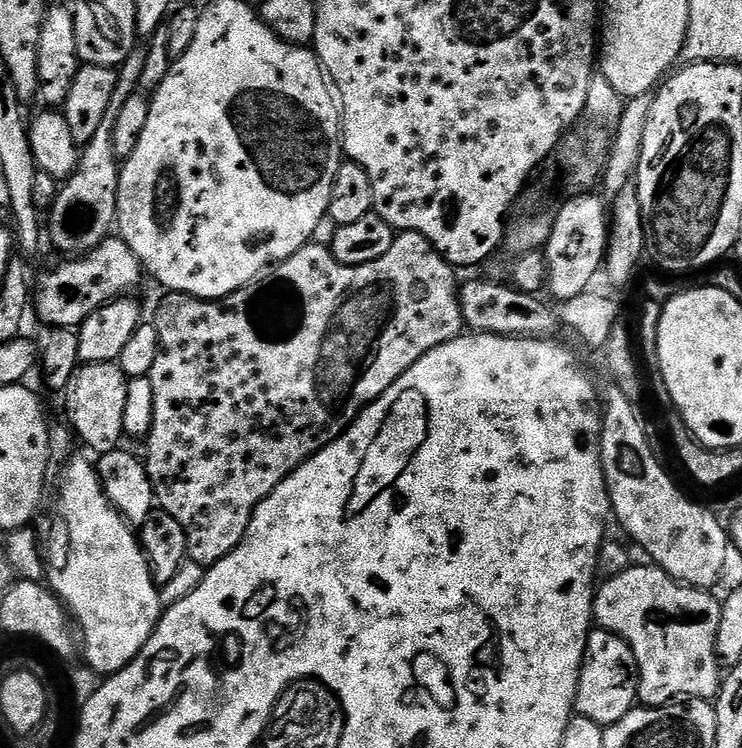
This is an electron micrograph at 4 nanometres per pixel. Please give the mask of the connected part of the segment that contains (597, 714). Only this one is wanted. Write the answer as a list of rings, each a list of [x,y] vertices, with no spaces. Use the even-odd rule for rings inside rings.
[[[601,627],[589,632],[578,678],[575,715],[590,718],[590,722],[598,722],[603,729],[609,728],[626,718],[626,714],[637,707],[636,691],[639,685],[640,671],[636,665],[634,650],[630,650],[628,643]]]

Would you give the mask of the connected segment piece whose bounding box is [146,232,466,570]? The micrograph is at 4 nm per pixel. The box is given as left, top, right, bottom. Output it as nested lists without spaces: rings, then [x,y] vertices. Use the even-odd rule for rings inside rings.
[[[401,232],[393,235],[390,250],[386,250],[382,258],[374,258],[374,262],[366,262],[362,266],[339,264],[325,245],[309,242],[290,258],[273,264],[249,284],[242,286],[234,294],[223,296],[221,300],[199,300],[197,296],[183,294],[165,295],[166,298],[157,306],[154,317],[160,349],[148,375],[150,386],[154,386],[154,422],[146,437],[146,467],[157,505],[166,514],[170,514],[170,518],[174,518],[178,526],[182,526],[182,534],[186,534],[189,560],[201,564],[207,570],[226,558],[226,554],[230,554],[242,542],[257,506],[295,468],[302,466],[311,456],[337,440],[369,404],[386,394],[386,390],[390,390],[390,386],[394,386],[394,382],[398,382],[398,378],[402,378],[402,374],[406,374],[406,370],[410,370],[410,366],[414,366],[414,362],[422,358],[422,354],[430,354],[434,346],[442,346],[442,342],[450,342],[465,331],[456,276],[457,269],[445,262],[422,234]]]

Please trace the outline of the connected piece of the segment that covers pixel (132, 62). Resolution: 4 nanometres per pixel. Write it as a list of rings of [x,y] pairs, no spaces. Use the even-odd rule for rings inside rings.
[[[134,50],[124,59],[116,72],[114,94],[110,98],[110,106],[106,110],[106,118],[102,118],[102,126],[98,126],[94,138],[83,145],[80,161],[76,163],[76,171],[59,185],[56,200],[46,212],[46,236],[64,258],[79,258],[94,250],[103,240],[109,239],[116,223],[116,195],[120,181],[121,165],[114,154],[112,134],[114,122],[118,118],[118,110],[126,106],[126,98],[137,95],[142,78],[142,66],[146,66],[146,51]]]

